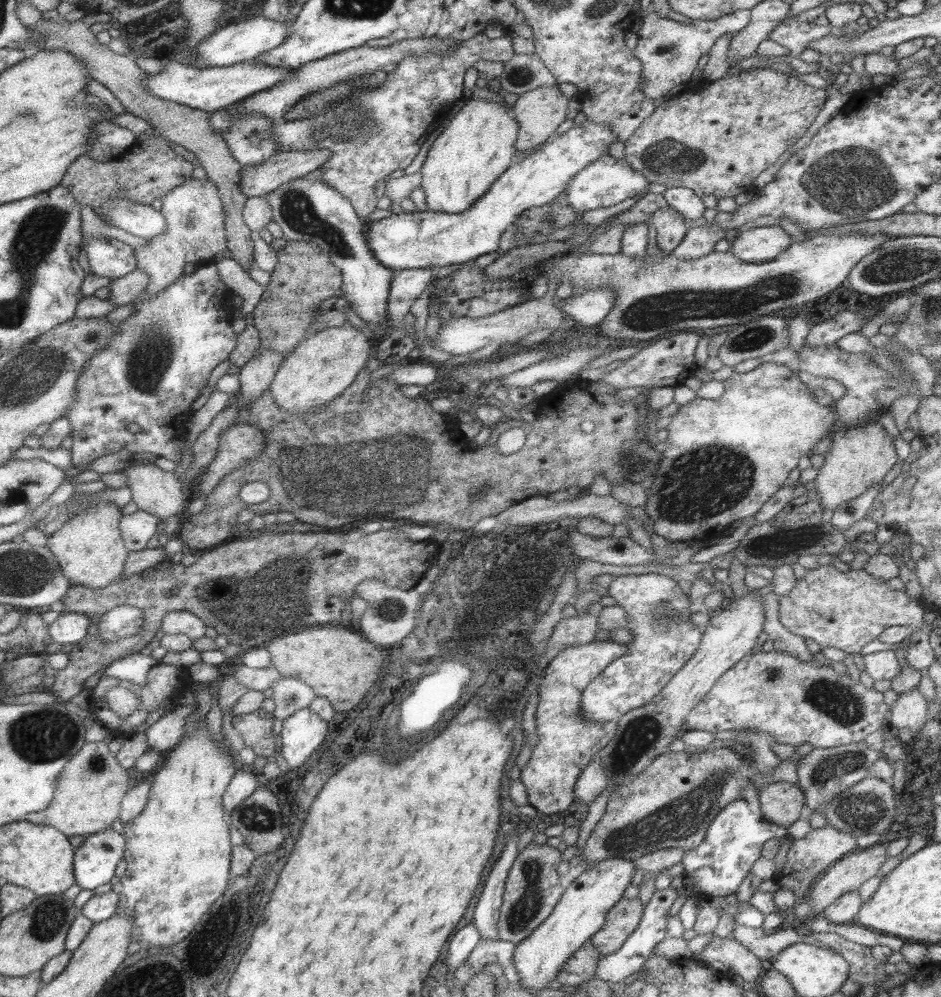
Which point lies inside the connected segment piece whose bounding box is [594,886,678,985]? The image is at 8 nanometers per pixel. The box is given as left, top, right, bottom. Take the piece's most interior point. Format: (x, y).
(638, 946)

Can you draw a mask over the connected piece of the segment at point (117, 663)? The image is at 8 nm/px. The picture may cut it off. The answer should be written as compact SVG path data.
M140 653L131 654L131 656L114 660L109 666L103 667L103 676L111 677L117 681L129 681L141 687L145 684L150 668L158 662L150 656L144 656Z

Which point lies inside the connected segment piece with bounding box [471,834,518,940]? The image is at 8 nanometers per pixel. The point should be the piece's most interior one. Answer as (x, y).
(485, 915)

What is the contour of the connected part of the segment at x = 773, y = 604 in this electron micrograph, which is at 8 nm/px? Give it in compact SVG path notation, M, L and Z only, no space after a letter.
M771 591L764 594L761 598L763 609L762 631L767 634L768 640L773 642L773 648L781 651L800 661L812 661L811 653L803 643L804 639L792 632L789 632L780 622L777 616L778 596Z

